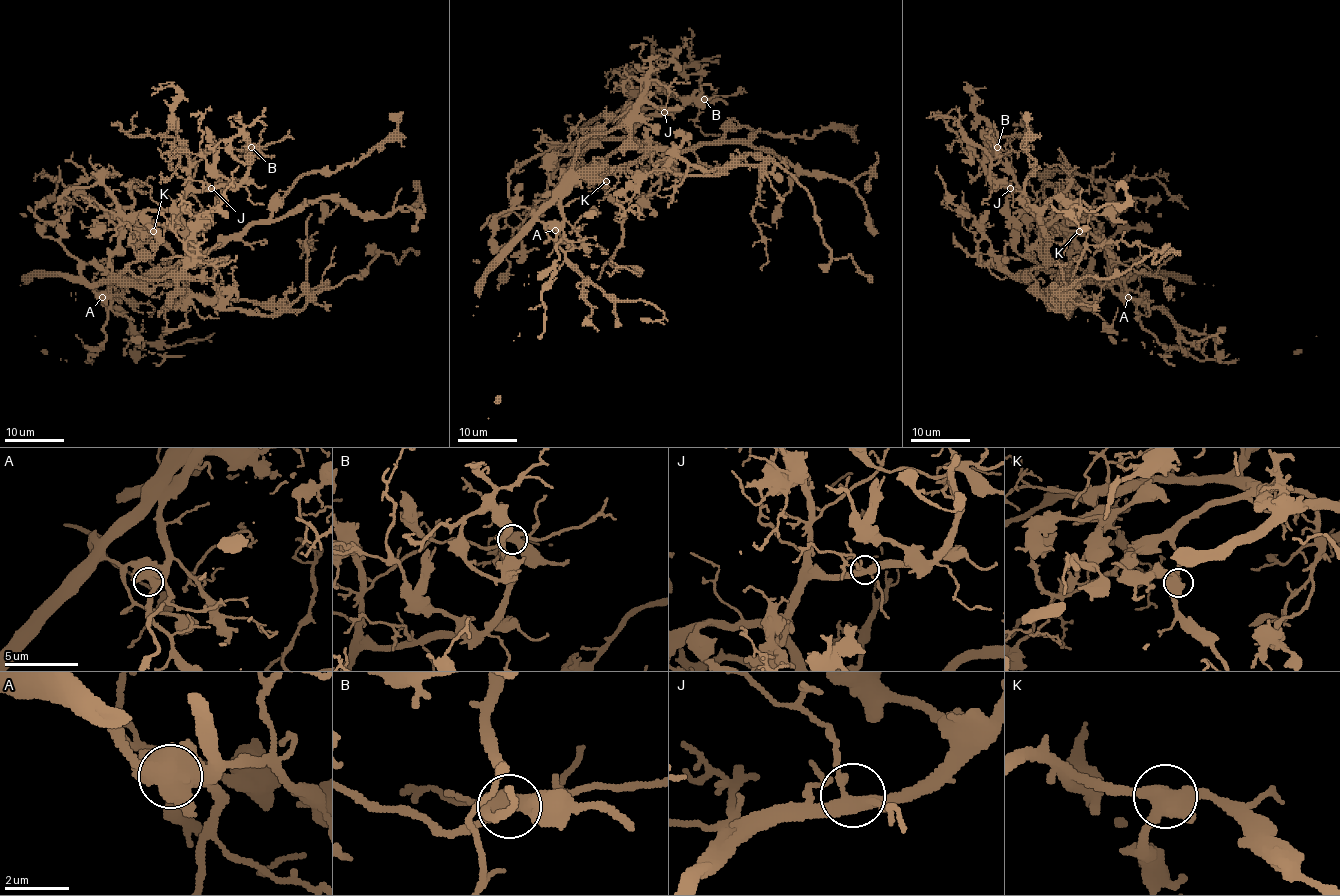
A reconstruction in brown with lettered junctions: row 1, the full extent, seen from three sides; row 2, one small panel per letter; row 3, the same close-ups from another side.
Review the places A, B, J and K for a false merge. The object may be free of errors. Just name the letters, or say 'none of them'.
B

